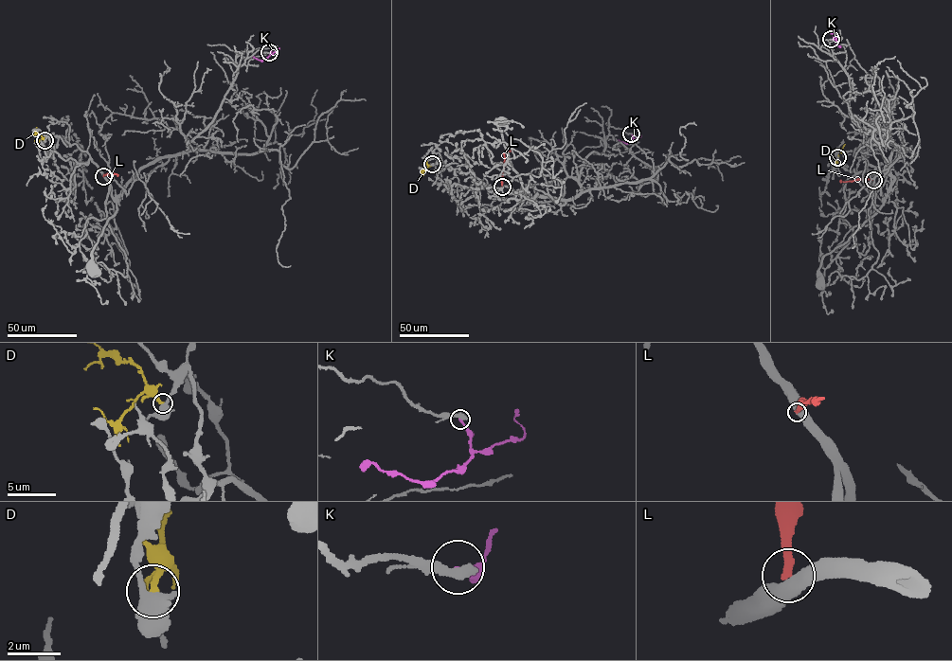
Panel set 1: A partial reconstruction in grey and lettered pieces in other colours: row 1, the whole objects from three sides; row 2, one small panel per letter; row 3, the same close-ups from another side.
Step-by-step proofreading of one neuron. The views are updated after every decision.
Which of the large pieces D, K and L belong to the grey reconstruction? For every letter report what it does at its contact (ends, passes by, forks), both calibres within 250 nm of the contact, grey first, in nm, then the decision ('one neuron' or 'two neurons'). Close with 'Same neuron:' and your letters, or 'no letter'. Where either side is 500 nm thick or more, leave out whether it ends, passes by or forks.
D: it ends; calibres 440 and 240 nm; two neurons
K: it ends; calibres 440 and 180 nm; two neurons
L: calibres 550 and 260 nm; two neurons
Same neuron: no letter

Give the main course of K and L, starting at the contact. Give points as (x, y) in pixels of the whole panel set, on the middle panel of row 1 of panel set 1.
K: (632, 133), (633, 139), (630, 141), (617, 141)
L: (502, 187), (504, 153), (511, 151)

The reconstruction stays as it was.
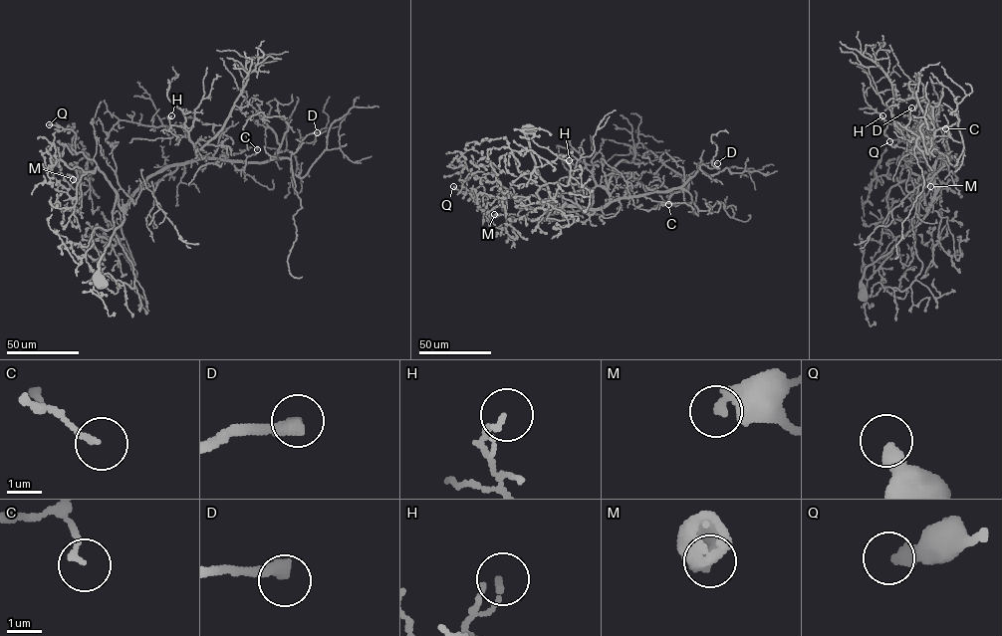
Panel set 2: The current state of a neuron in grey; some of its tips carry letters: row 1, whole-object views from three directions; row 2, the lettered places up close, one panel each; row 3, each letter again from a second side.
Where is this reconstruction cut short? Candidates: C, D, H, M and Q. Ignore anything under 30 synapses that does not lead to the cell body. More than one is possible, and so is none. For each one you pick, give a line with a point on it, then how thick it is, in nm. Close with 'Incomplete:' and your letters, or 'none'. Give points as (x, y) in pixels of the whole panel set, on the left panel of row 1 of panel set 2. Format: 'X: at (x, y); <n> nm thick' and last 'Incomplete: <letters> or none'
D: at (317, 132); 400 nm thick
Incomplete: D

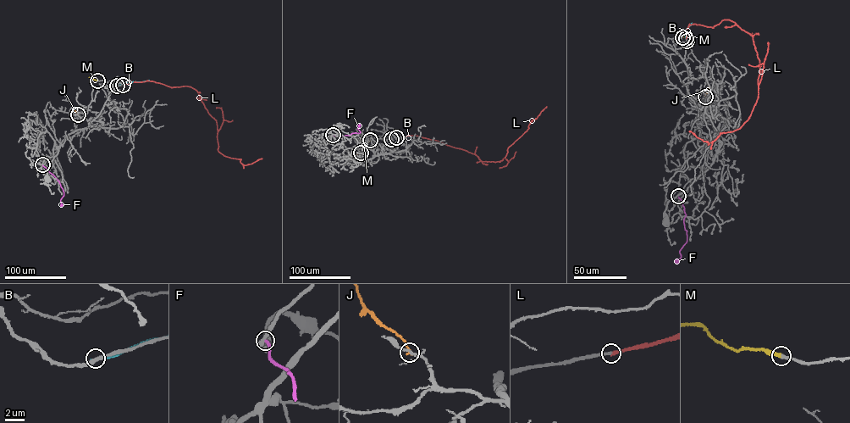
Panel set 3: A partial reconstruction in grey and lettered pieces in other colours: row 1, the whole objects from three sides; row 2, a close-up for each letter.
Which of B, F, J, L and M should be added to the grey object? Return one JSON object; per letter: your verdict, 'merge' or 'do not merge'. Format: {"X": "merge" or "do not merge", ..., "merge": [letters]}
{"B": "do not merge", "F": "do not merge", "J": "do not merge", "L": "do not merge", "M": "merge", "merge": ["M"]}

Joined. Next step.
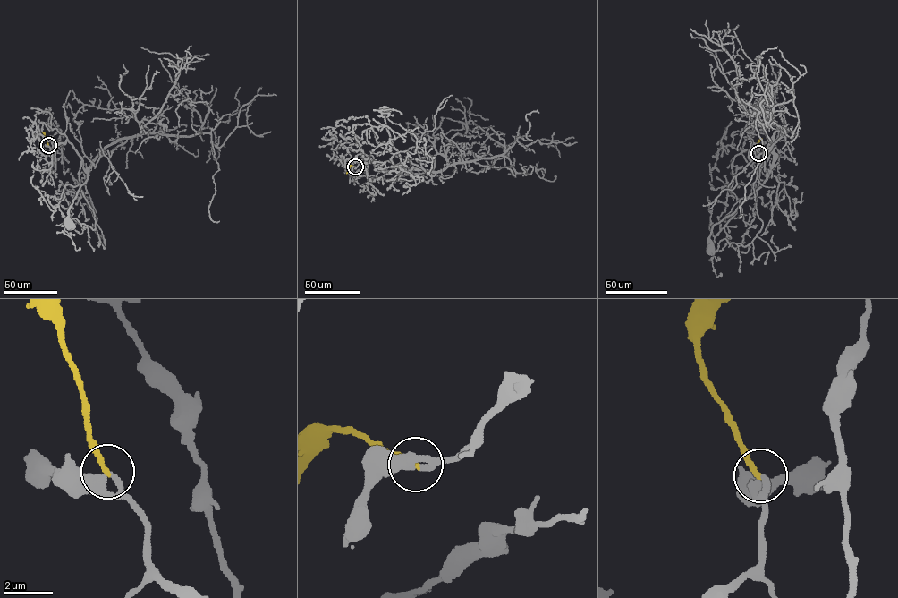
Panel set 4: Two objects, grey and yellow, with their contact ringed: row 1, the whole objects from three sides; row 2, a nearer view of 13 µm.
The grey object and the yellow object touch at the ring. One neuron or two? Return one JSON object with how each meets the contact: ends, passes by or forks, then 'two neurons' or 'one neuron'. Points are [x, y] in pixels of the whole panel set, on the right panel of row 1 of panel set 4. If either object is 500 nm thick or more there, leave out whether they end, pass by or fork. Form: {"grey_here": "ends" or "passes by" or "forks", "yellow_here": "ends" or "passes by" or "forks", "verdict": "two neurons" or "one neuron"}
{"grey_here": "passes by", "yellow_here": "ends", "verdict": "one neuron"}

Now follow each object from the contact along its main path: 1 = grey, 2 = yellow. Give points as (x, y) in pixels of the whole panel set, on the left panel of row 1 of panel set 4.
1: (48, 145), (55, 155), (56, 144), (68, 140), (87, 173), (88, 179), (69, 210), (70, 224)
2: (48, 145), (42, 132)

